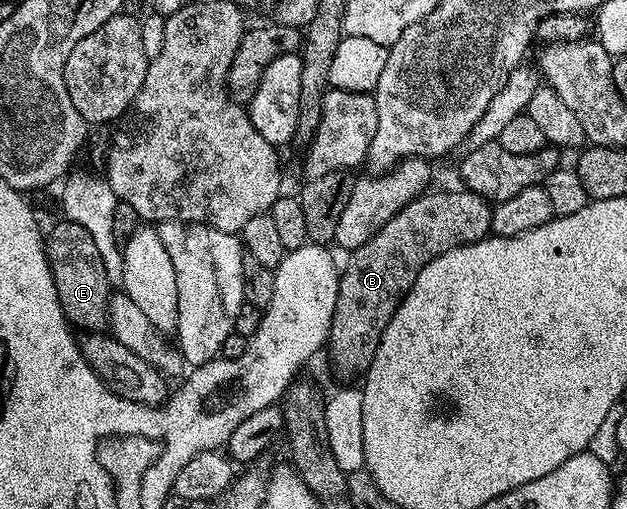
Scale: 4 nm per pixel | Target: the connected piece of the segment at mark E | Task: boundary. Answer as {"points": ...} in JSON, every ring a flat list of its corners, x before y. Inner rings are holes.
{"points":[[66,219,60,222,44,238,46,259,53,275,54,287,57,289,58,302,63,314,74,328,86,332,100,332,107,324,108,299,112,294,108,272,104,260,97,250,93,235,80,224]]}

